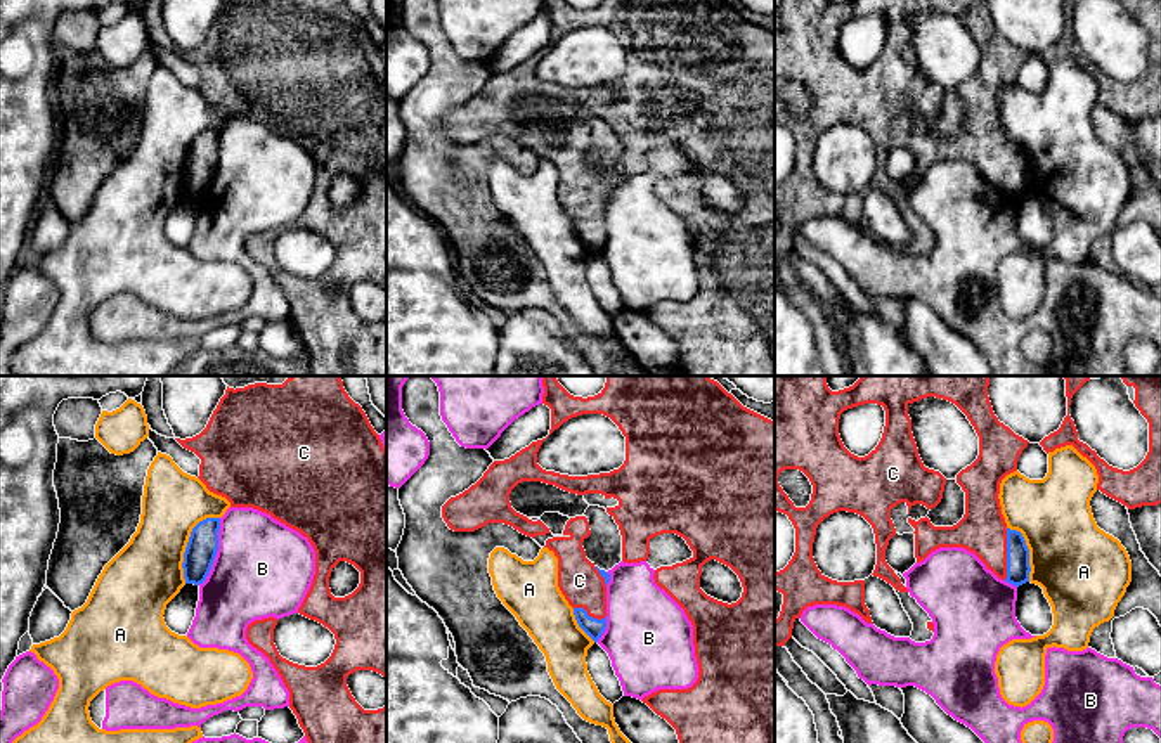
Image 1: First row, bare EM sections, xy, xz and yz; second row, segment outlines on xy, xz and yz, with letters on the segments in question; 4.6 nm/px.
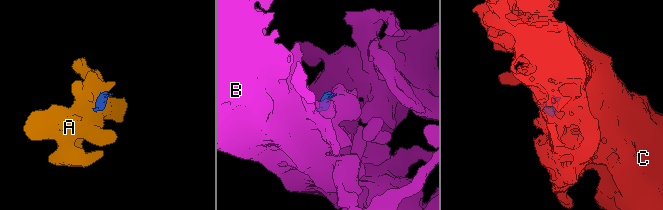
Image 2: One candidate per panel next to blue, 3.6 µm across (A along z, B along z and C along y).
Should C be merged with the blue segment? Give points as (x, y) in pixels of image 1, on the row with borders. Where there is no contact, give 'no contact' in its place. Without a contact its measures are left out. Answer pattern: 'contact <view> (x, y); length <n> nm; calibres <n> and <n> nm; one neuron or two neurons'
contact yz (1007, 555); length 240 nm; calibres 110 and 220 nm; one neuron

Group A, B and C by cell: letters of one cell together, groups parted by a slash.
A B / C

